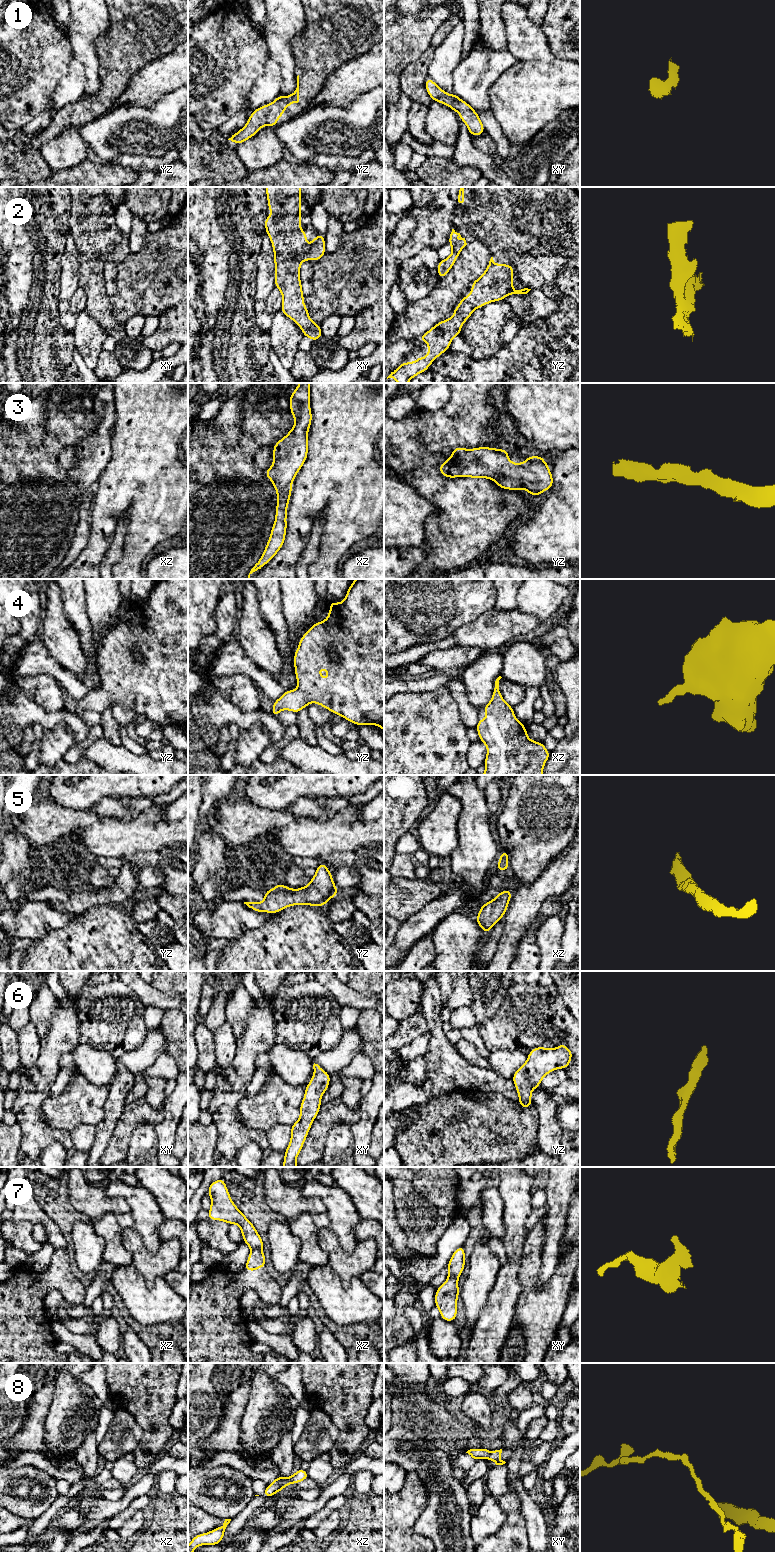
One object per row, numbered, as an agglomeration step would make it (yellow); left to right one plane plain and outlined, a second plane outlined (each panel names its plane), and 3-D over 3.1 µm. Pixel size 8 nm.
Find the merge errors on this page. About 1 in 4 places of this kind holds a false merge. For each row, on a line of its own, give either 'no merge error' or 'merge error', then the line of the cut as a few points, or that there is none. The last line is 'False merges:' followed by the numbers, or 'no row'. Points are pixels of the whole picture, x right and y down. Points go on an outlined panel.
1: no merge error; no cut
2: no merge error; no cut
3: no merge error; no cut
4: no merge error; no cut
5: no merge error; no cut
6: no merge error; no cut
7: merge error; cut in xz along (252, 1248), (261, 1250)
8: no merge error; no cut
False merges: 7

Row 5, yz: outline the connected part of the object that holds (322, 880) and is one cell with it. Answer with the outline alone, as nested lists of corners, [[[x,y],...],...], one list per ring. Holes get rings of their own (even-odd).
[[[320,863],[308,885],[299,889],[291,889],[279,883],[273,890],[266,890],[262,902],[244,902],[244,904],[255,912],[274,914],[293,905],[325,906],[338,893],[332,873],[325,863]]]

